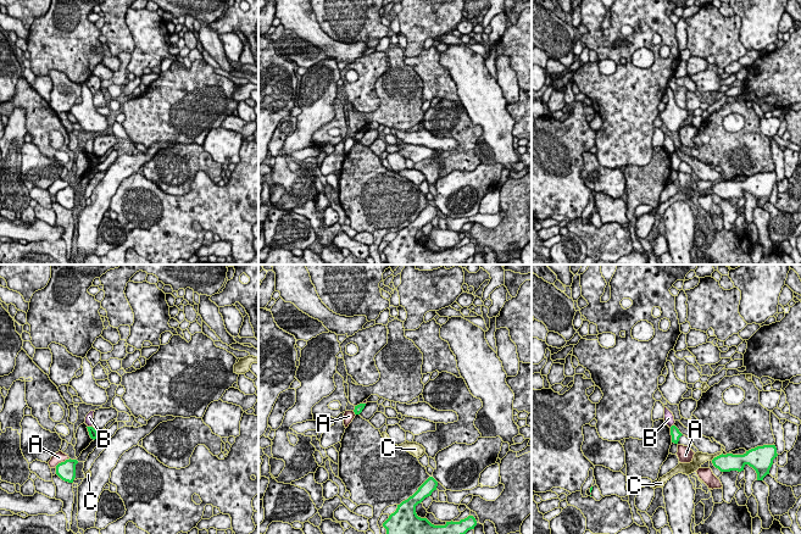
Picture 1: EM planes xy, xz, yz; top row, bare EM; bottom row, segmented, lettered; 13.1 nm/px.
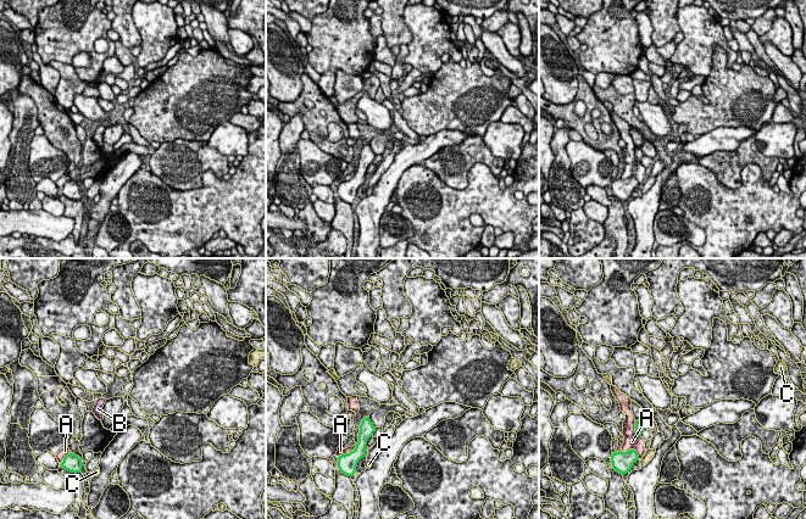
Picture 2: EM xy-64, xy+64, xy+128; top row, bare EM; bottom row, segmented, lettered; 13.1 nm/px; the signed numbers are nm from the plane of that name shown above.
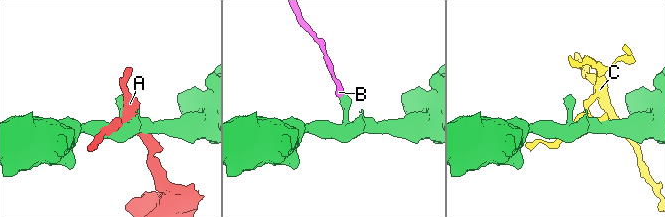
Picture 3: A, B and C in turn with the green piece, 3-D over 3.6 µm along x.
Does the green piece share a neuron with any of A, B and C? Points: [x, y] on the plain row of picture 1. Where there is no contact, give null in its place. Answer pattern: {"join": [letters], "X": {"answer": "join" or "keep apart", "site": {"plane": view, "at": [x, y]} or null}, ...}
{"join": [], "A": {"answer": "keep apart", "site": {"plane": "xy", "at": [62, 189]}}, "B": {"answer": "keep apart", "site": {"plane": "xy", "at": [90, 154]}}, "C": {"answer": "keep apart", "site": {"plane": "yz", "at": [717, 183]}}}

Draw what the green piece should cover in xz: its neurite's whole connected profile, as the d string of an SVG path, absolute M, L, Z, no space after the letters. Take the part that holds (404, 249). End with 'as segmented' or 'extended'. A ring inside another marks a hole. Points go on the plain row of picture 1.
M429 204L412 223L397 232L396 238L383 250L385 265L460 265L474 256L477 247L473 243L460 249L446 249L445 252L434 252L417 243L416 233L430 223L436 213L438 208Z; as segmented

